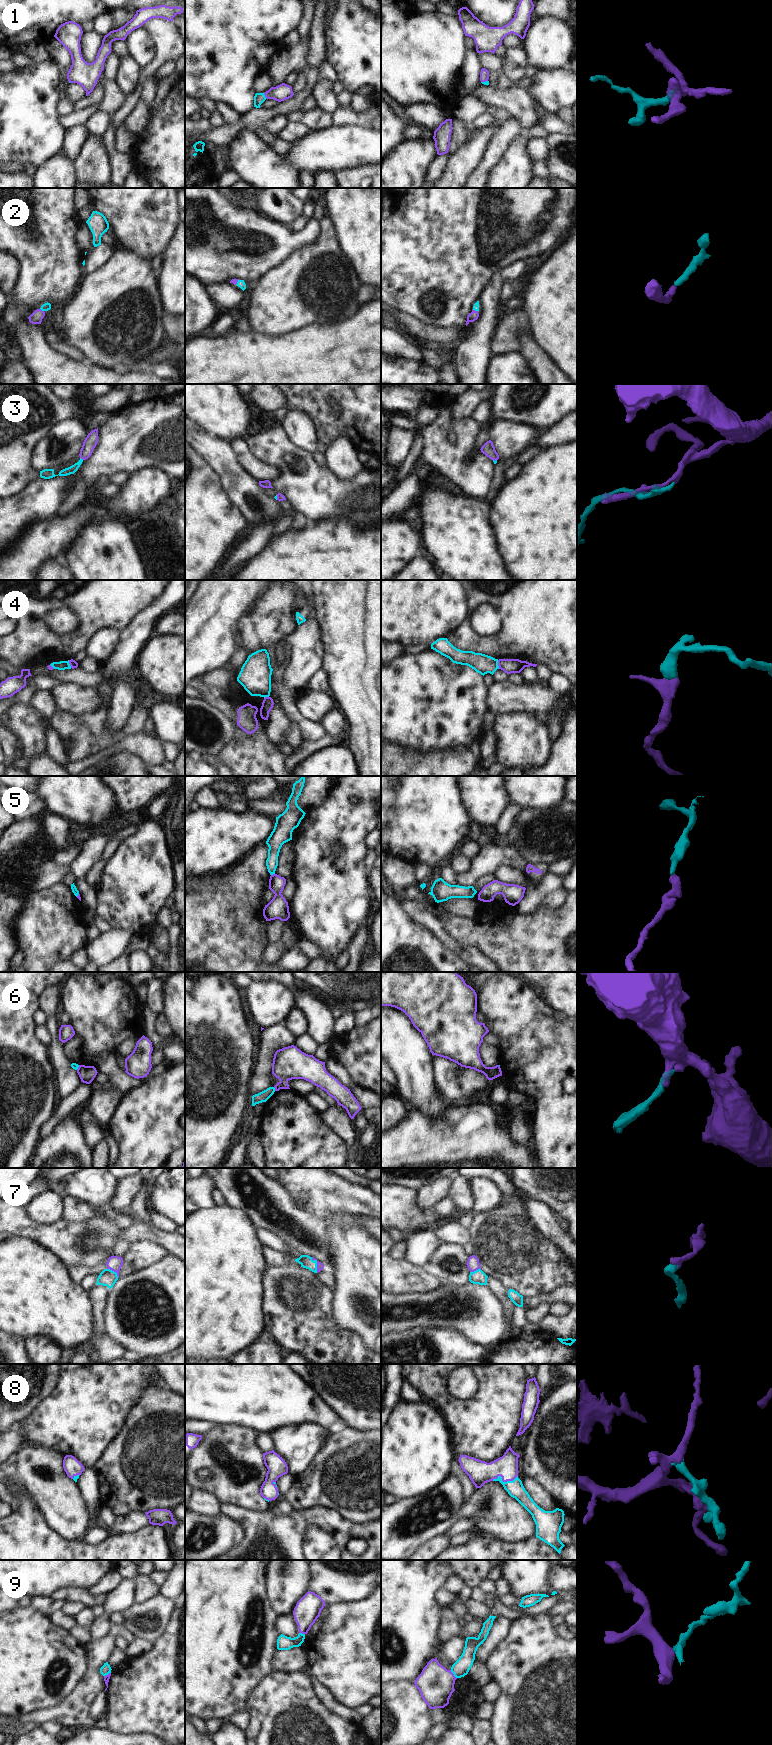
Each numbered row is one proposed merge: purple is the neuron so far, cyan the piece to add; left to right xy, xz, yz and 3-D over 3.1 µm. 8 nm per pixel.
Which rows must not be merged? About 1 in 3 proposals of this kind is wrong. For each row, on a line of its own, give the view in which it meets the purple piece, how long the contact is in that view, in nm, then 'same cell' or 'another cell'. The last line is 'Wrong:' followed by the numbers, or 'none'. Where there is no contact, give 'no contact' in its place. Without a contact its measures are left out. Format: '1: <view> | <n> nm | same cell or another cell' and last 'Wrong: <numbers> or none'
1: xz | 50 nm | same cell
2: xy | 40 nm | same cell
3: xy | 40 nm | same cell
4: yz | 70 nm | another cell
5: xz | 40 nm | another cell
6: xz | 40 nm | another cell
7: xy | 120 nm | same cell
8: yz | 220 nm | same cell
9: yz | 90 nm | another cell
Wrong: 4, 5, 6, 9

